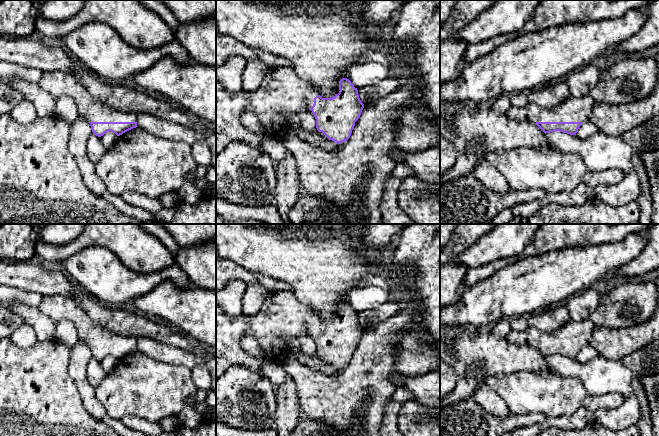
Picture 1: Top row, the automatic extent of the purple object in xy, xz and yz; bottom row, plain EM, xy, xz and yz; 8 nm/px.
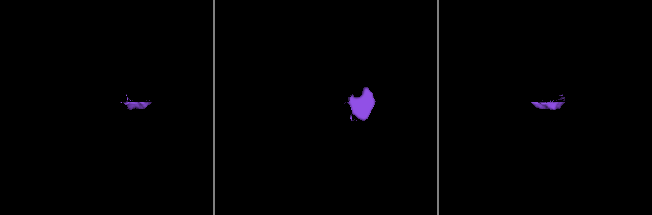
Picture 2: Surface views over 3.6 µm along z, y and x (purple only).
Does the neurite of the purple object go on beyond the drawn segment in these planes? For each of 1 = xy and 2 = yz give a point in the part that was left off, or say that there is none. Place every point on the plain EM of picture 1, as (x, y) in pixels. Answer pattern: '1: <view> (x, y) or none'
1: xy (57, 307)
2: yz (574, 333)

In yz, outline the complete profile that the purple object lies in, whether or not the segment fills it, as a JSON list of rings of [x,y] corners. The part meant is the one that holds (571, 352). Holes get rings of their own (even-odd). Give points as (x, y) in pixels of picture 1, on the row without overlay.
[[[590,318],[579,322],[569,320],[553,333],[543,333],[535,327],[523,331],[511,330],[506,339],[517,345],[535,347],[545,358],[560,355],[576,359],[579,351],[589,344],[595,326]]]

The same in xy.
[[[45,295],[38,309],[51,317],[54,322],[68,320],[74,324],[78,331],[78,340],[86,343],[92,356],[103,360],[111,355],[117,360],[138,351],[137,339],[112,333],[94,322],[86,312],[71,298],[60,295]]]

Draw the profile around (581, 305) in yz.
[[[595,287],[577,292],[569,297],[566,304],[570,319],[579,322],[589,318],[590,315],[597,309],[600,296]]]

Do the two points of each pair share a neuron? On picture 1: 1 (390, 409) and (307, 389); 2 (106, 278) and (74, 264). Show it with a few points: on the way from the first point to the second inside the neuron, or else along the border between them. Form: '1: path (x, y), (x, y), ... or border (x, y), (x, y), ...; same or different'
1: border (395, 387), (393, 395), (385, 404), (380, 425); different
2: path (98, 271), (81, 270); same

